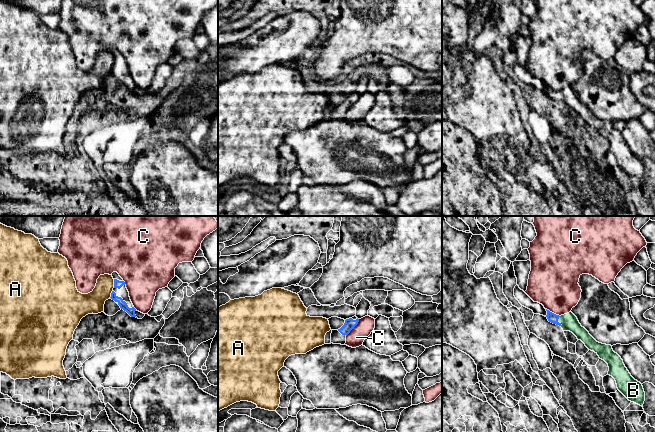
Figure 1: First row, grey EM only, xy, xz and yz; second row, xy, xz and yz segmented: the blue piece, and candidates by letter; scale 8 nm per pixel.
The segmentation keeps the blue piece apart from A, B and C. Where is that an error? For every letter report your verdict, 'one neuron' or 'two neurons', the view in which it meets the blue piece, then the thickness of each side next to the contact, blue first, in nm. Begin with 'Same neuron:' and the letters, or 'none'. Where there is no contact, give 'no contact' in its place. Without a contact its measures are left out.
Same neuron: B
A: two neurons; contact in xy; calibres 70 and 170 nm
B: one neuron; contact in yz; calibres 80 and 140 nm
C: two neurons; contact in xz; calibres 90 and 140 nm

